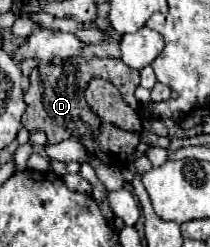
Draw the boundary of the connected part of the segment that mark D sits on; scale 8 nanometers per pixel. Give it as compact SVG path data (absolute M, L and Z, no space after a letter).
M90 59L84 65L40 65L30 71L30 87L24 95L28 109L22 115L22 125L28 131L44 131L48 135L48 143L60 143L64 139L76 139L80 141L86 151L100 159L102 163L114 165L114 167L124 167L124 163L130 159L134 153L136 145L140 143L140 135L120 131L118 127L110 123L102 123L86 105L84 101L84 91L90 79L94 77L104 77L112 85L122 91L122 99L128 105L138 105L134 91L136 85L140 85L140 73L136 69L130 69L128 65L122 63L122 59Z

